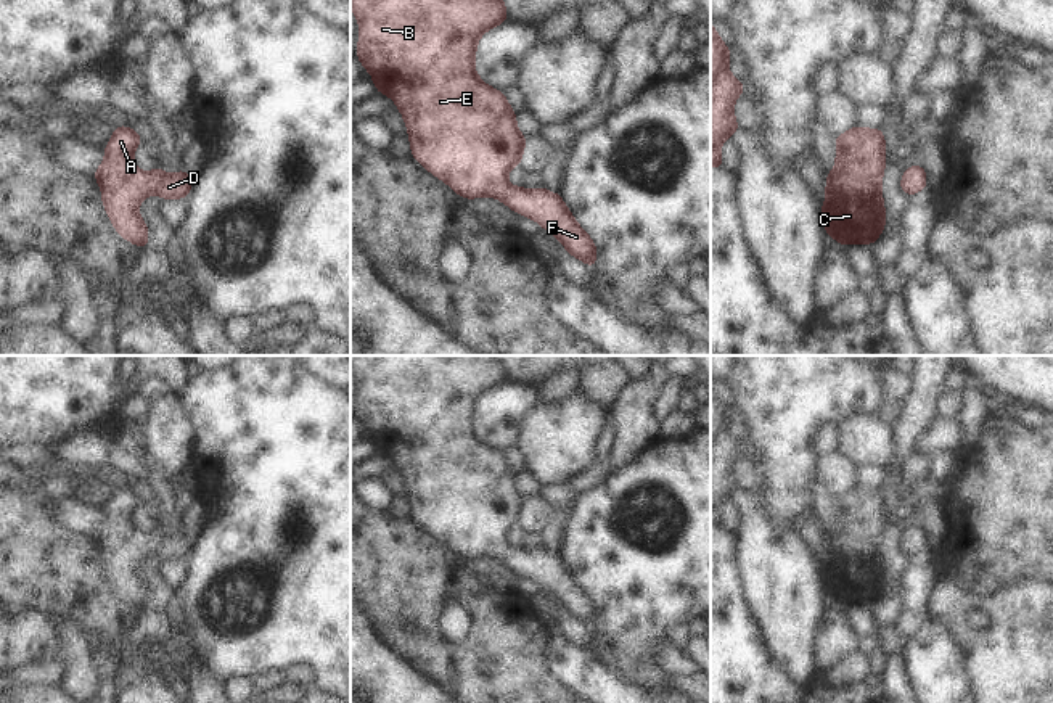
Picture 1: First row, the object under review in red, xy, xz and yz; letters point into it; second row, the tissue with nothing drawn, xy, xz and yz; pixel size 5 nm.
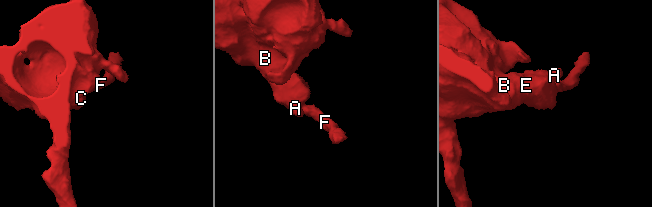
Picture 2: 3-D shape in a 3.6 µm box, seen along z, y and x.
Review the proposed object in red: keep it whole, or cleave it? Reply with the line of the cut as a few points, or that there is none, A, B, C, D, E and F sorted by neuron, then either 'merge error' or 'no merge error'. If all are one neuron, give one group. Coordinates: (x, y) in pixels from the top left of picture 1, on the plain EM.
no cut; A B C D E F; no merge error

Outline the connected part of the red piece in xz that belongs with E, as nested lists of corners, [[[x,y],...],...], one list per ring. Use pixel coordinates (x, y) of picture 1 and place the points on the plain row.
[[[350,356],[350,370],[359,380],[357,420],[371,434],[376,450],[392,458],[402,473],[412,516],[465,560],[497,558],[514,573],[535,581],[555,595],[571,616],[593,629],[596,605],[577,584],[561,555],[545,547],[532,550],[511,547],[506,539],[506,534],[521,524],[527,497],[519,492],[516,473],[505,454],[482,442],[474,428],[481,396],[506,381],[503,359],[500,356]]]

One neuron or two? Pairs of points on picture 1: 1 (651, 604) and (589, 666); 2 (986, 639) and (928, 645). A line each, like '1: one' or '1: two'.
1: two
2: two

